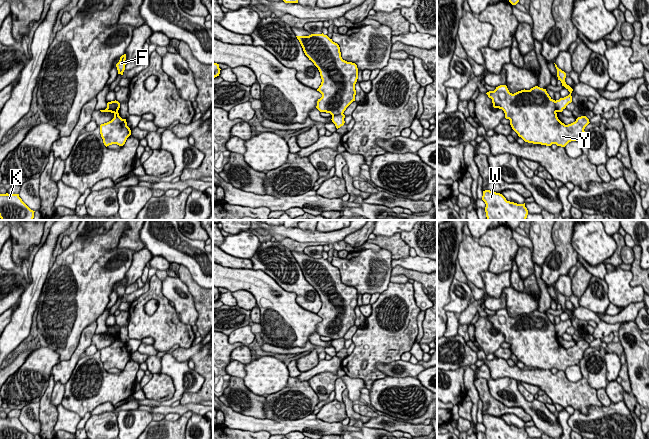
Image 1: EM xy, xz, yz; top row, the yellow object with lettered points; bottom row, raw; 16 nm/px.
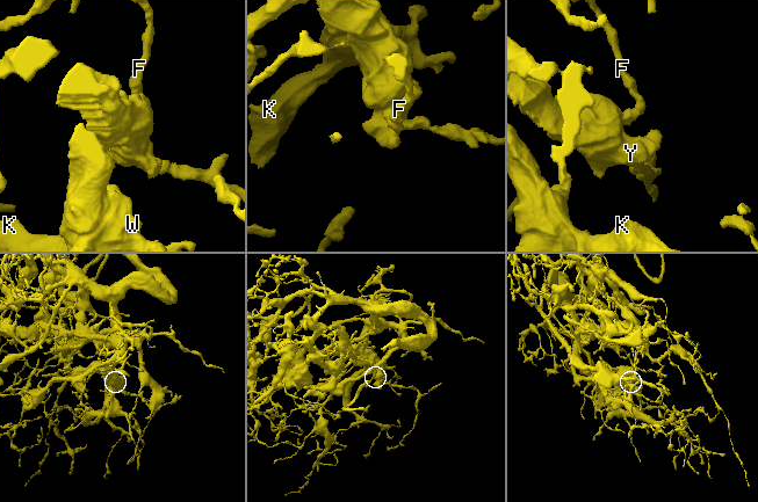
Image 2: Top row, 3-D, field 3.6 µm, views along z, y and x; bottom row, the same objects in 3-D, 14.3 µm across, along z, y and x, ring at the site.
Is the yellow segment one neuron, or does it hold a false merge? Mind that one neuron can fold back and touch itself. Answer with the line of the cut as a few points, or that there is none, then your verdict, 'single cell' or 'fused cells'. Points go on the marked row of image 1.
cut in xz along (342, 113), (332, 116); fused cells

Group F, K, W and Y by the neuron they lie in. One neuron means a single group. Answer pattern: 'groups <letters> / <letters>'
groups F / K W Y

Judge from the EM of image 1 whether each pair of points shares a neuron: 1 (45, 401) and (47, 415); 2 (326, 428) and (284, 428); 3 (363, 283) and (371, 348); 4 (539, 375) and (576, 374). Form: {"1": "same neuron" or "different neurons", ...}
{"1": "same neuron", "2": "same neuron", "3": "different neurons", "4": "different neurons"}

